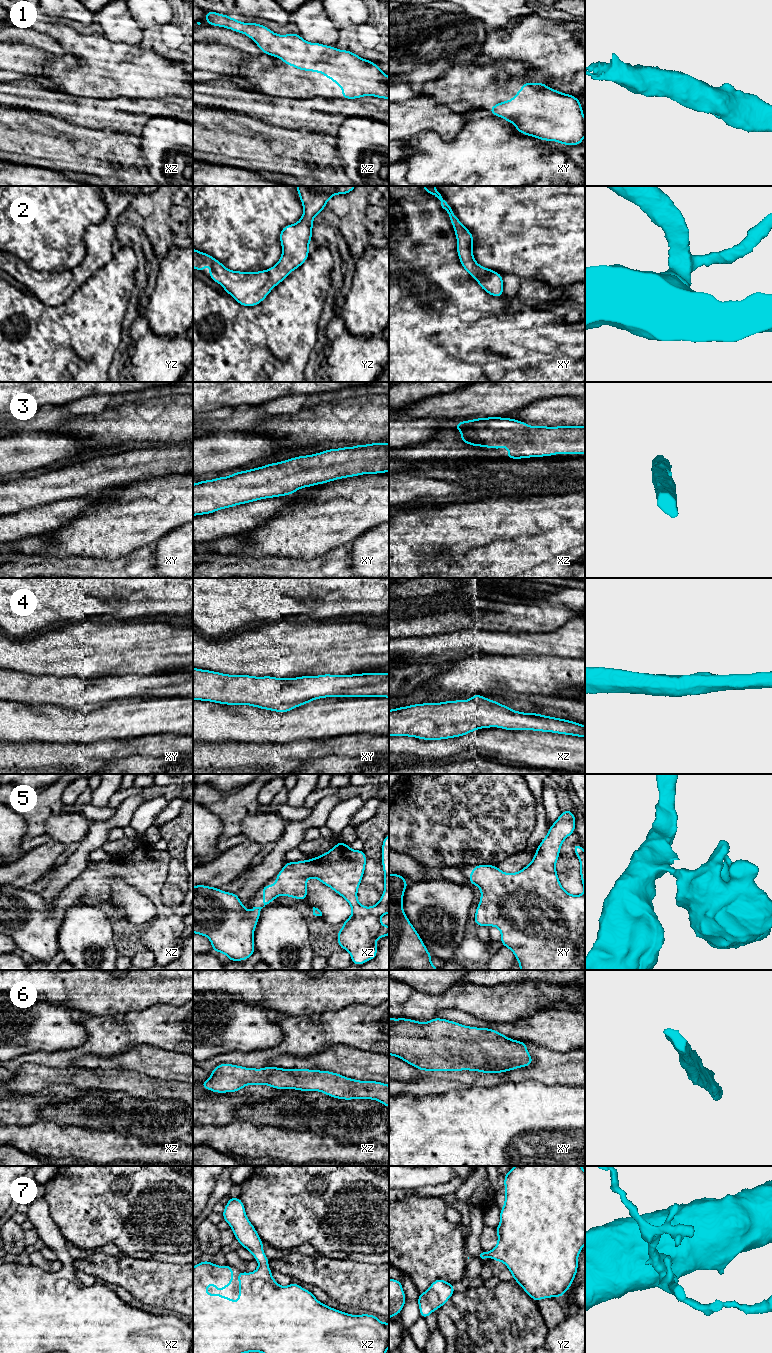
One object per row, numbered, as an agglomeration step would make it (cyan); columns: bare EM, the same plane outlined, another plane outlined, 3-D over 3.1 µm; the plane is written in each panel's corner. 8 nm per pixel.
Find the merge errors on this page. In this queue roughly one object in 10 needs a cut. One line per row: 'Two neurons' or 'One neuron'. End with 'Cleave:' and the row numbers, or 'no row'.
1: One neuron
2: One neuron
3: One neuron
4: One neuron
5: One neuron
6: One neuron
7: One neuron
Cleave: no row

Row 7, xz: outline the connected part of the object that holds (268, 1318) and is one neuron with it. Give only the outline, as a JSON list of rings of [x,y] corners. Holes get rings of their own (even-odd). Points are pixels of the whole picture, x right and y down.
[[[229,1197],[228,1203],[224,1206],[224,1211],[222,1213],[223,1220],[225,1220],[234,1233],[235,1239],[238,1240],[240,1246],[246,1248],[254,1256],[255,1261],[260,1265],[259,1267],[251,1273],[246,1273],[239,1271],[239,1296],[238,1301],[234,1302],[231,1297],[223,1297],[220,1294],[210,1295],[206,1288],[213,1284],[218,1291],[222,1291],[224,1288],[228,1288],[233,1280],[233,1270],[234,1267],[225,1265],[219,1266],[215,1265],[210,1261],[203,1260],[199,1264],[193,1267],[193,1353],[249,1353],[249,1352],[261,1352],[261,1353],[386,1353],[389,1347],[389,1322],[381,1322],[377,1316],[371,1314],[360,1314],[352,1315],[340,1310],[334,1309],[327,1306],[317,1300],[317,1298],[308,1291],[296,1283],[291,1283],[288,1286],[279,1285],[272,1276],[271,1269],[268,1266],[269,1258],[265,1255],[263,1251],[263,1241],[259,1237],[255,1227],[249,1221],[244,1204],[241,1198]]]

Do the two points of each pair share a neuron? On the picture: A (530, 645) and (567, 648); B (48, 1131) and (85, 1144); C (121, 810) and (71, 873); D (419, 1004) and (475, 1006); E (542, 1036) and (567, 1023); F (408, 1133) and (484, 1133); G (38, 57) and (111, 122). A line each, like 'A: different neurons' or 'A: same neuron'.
A: same neuron
B: same neuron
C: same neuron
D: same neuron
E: same neuron
F: same neuron
G: different neurons

